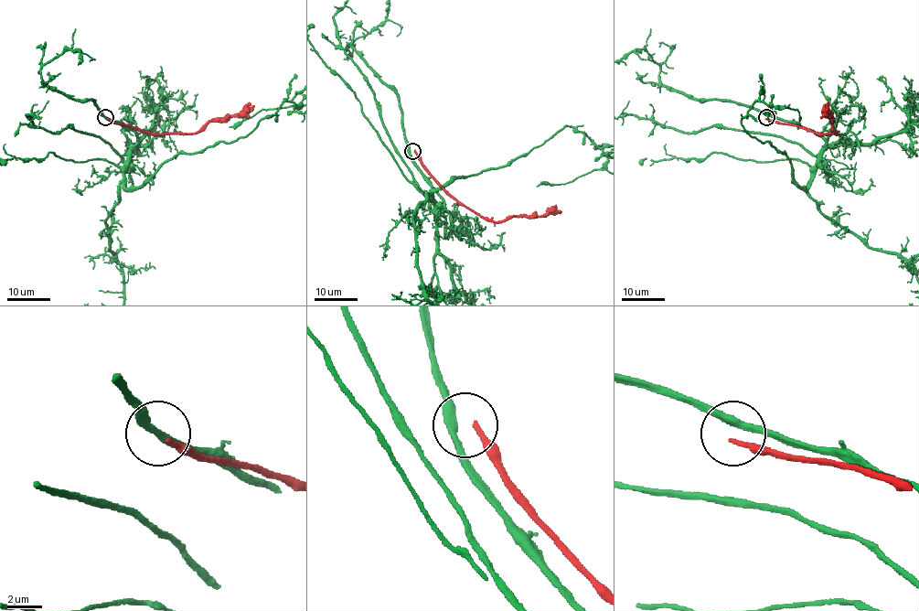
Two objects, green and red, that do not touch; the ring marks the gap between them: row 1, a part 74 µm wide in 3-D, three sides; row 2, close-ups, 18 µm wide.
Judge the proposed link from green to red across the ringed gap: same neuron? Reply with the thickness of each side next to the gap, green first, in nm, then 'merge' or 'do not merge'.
calibres 440 and 280 nm; do not merge

